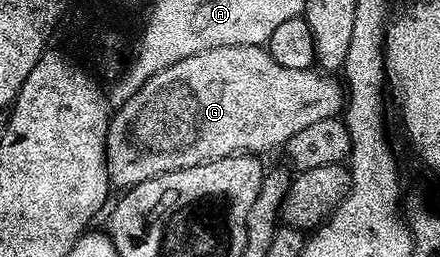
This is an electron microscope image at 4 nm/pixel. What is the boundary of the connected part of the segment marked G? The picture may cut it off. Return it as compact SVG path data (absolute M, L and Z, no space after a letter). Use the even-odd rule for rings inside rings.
M250 44L249 46L217 46L213 50L201 50L201 54L193 54L189 58L181 58L181 62L173 62L173 66L169 66L165 70L161 70L157 74L153 74L153 78L149 78L145 82L145 86L141 86L141 90L137 90L137 94L133 94L133 98L129 98L120 108L114 109L113 115L107 122L107 178L112 185L115 184L119 190L126 190L135 184L140 184L146 180L151 180L154 176L160 176L166 172L173 170L185 170L189 166L201 166L205 162L213 162L217 158L229 158L230 156L238 156L240 154L263 154L259 152L267 152L270 148L282 149L286 145L289 138L293 138L293 134L297 134L297 130L305 130L305 126L313 126L313 122L321 122L330 116L338 117L345 107L345 88L338 79L331 74L324 74L319 70L289 70L271 57L266 47L258 44Z

